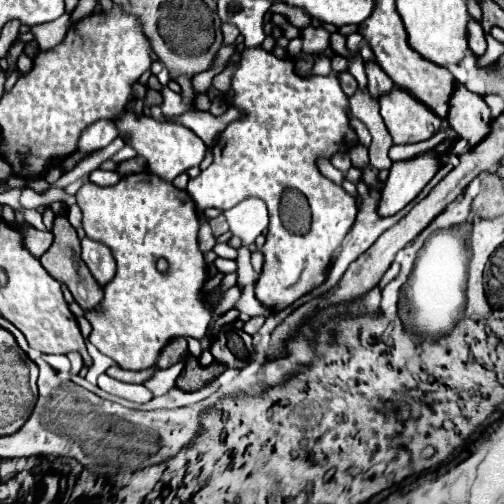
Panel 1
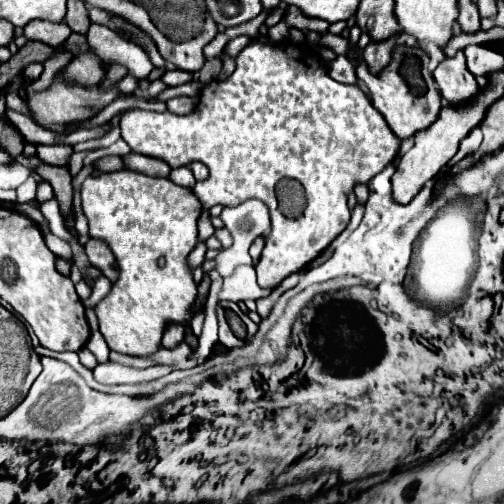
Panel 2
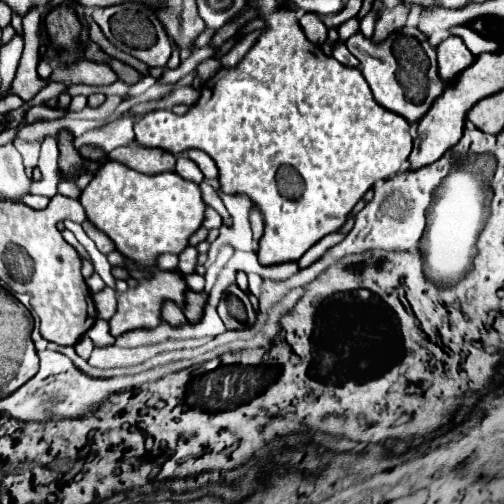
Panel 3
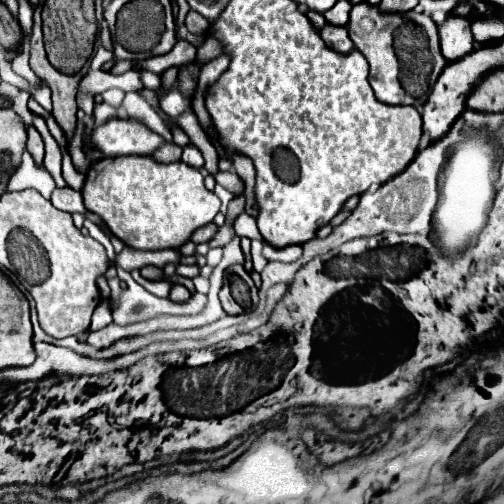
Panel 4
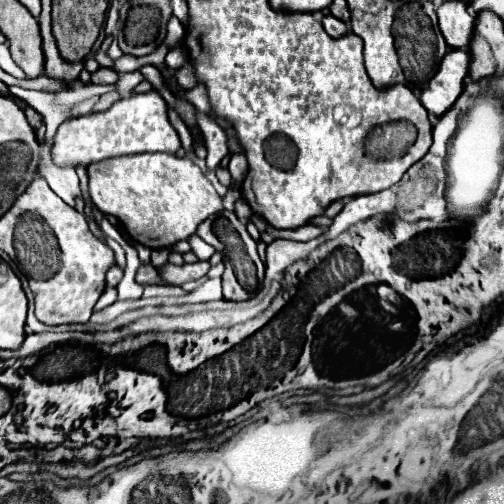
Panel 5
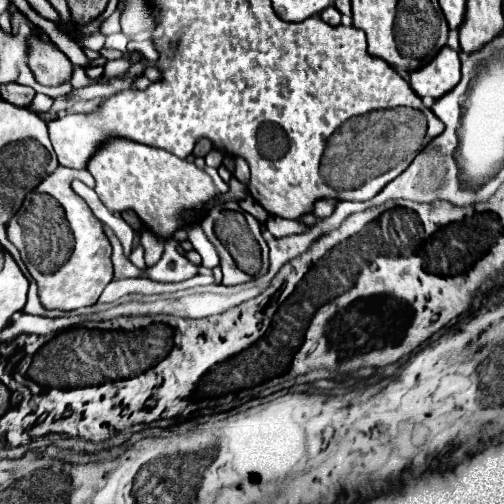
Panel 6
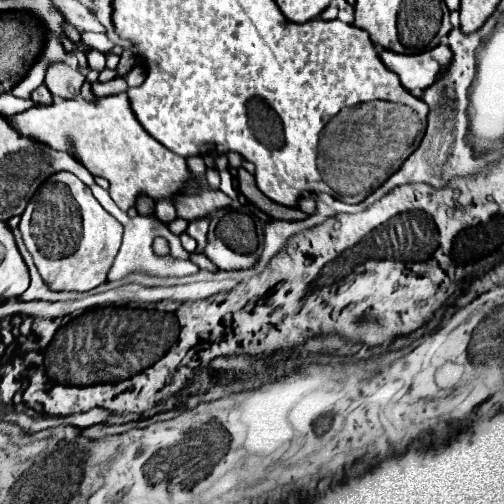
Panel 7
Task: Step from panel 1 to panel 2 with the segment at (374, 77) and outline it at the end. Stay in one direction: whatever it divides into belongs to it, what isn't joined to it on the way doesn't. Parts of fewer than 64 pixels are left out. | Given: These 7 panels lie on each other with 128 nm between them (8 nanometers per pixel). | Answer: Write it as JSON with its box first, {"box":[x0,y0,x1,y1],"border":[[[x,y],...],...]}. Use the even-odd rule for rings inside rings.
{"box":[362,36,396,76],"border":[[[396,36],[392,40],[386,40],[386,42],[370,42],[364,52],[362,52],[362,58],[364,62],[368,64],[368,70],[378,76],[392,60],[392,48],[394,48],[394,42],[396,42]]]}

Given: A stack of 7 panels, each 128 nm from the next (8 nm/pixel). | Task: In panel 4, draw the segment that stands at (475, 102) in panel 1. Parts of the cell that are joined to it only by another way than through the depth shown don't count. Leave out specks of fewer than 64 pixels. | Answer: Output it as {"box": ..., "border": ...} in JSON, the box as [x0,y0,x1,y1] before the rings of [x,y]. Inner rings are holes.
{"box":[440,16,474,62],"border":[[[452,16],[440,28],[440,50],[448,62],[456,62],[474,50],[472,32],[468,32],[470,22],[466,18]]]}

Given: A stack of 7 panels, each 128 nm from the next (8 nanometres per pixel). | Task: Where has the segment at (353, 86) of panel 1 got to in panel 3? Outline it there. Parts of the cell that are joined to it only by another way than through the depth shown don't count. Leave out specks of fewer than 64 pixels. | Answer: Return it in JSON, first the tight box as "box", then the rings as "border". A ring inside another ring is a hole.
{"box":[332,42,358,68],"border":[[[342,42],[334,44],[334,52],[332,56],[342,64],[342,66],[348,66],[348,68],[358,68],[358,60],[348,52],[348,48],[344,48]]]}

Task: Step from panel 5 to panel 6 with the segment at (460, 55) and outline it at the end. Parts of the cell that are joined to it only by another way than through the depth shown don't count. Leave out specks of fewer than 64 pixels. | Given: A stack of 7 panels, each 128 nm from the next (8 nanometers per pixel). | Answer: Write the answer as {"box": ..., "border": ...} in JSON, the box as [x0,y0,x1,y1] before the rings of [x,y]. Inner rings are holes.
{"box":[410,46,460,100],"border":[[[444,46],[438,56],[426,64],[420,72],[410,74],[410,84],[414,92],[424,98],[430,96],[432,100],[442,98],[460,82],[460,58],[458,52]]]}

